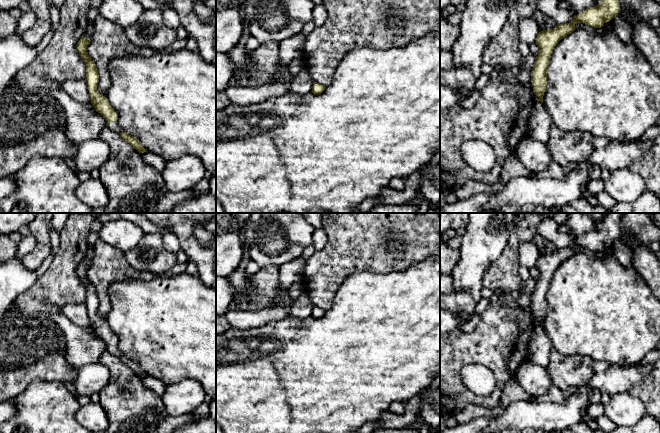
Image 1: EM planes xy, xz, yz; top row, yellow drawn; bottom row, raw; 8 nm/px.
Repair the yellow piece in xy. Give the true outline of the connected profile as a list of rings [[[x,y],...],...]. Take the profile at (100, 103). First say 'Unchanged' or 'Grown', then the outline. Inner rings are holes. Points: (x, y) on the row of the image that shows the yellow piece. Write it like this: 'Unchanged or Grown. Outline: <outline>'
Grown. Outline: [[[83,35],[77,44],[77,52],[84,60],[86,65],[86,77],[85,81],[88,85],[89,95],[91,97],[91,104],[107,121],[106,126],[121,135],[121,137],[131,144],[139,153],[148,152],[145,149],[139,139],[133,137],[126,132],[124,132],[118,125],[118,114],[115,112],[113,107],[110,105],[109,101],[105,96],[97,91],[97,85],[99,82],[99,74],[97,67],[92,58],[88,55],[87,46],[90,44],[91,40],[86,39]]]

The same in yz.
Unchanged. Outline: [[[601,0],[599,5],[574,15],[572,23],[557,24],[553,29],[542,30],[538,33],[536,44],[539,46],[539,53],[535,58],[531,71],[533,92],[538,96],[538,102],[543,103],[543,96],[547,86],[547,67],[552,51],[558,42],[576,29],[576,23],[584,23],[595,28],[601,28],[604,23],[612,20],[619,11],[619,0]]]

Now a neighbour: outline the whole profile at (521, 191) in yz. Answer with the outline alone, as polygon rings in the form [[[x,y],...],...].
[[[653,140],[642,143],[633,141],[609,141],[604,148],[594,149],[586,161],[576,164],[566,179],[533,179],[525,176],[511,179],[498,192],[491,192],[486,212],[501,213],[507,206],[522,208],[532,205],[539,207],[560,207],[570,204],[582,196],[582,187],[591,180],[589,170],[598,165],[609,173],[627,169],[632,161],[642,159]]]

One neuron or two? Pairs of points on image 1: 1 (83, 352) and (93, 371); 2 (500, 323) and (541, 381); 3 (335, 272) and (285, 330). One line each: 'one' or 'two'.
1: two
2: two
3: two

